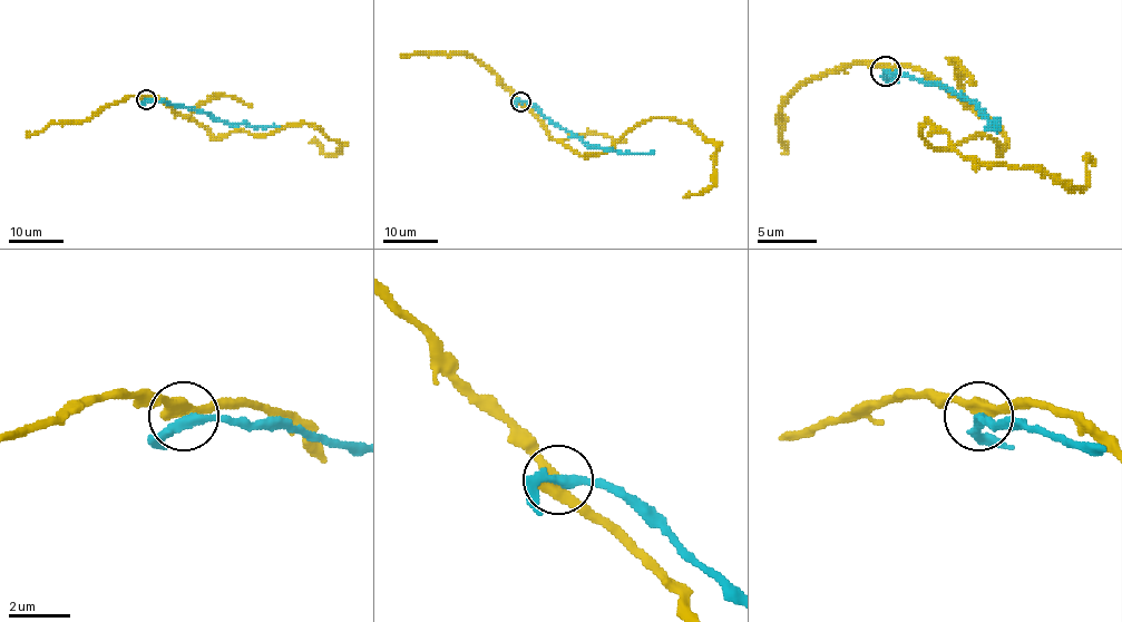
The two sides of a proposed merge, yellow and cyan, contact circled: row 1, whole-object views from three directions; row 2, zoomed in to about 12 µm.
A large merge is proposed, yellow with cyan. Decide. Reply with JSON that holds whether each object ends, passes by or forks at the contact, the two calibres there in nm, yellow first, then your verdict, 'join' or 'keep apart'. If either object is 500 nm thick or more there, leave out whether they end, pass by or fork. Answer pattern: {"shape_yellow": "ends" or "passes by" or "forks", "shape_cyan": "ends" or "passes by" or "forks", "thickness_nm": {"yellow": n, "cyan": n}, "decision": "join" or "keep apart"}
{"shape_yellow": "passes by", "shape_cyan": "passes by", "thickness_nm": {"yellow": 400, "cyan": 280}, "decision": "keep apart"}

